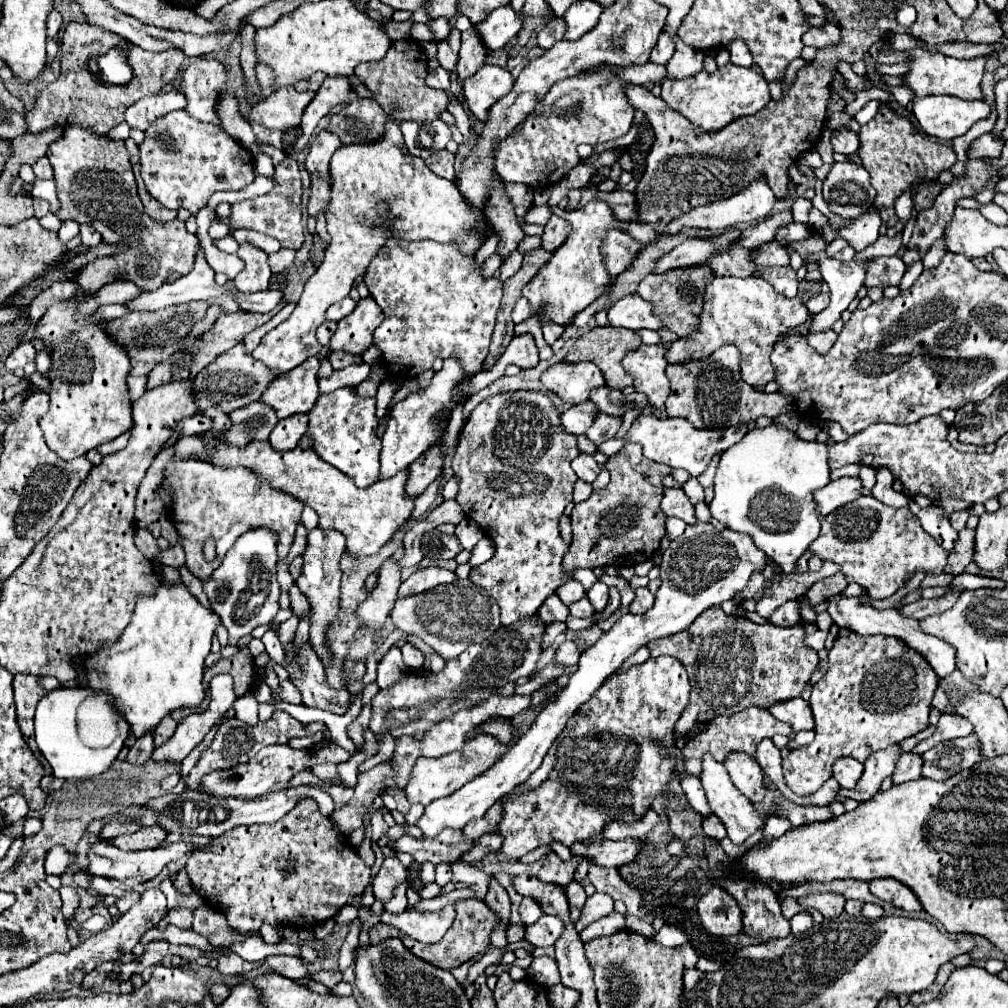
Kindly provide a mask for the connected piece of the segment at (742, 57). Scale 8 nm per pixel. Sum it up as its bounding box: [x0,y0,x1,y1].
[728,41,752,67]

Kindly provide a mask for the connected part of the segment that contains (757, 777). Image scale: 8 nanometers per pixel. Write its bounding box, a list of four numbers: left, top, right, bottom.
[724,751,764,801]

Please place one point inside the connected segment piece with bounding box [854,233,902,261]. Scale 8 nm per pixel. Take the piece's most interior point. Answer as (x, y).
(884, 246)

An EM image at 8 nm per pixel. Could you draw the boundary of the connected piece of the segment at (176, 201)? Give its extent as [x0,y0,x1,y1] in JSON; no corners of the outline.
[140,111,252,215]

